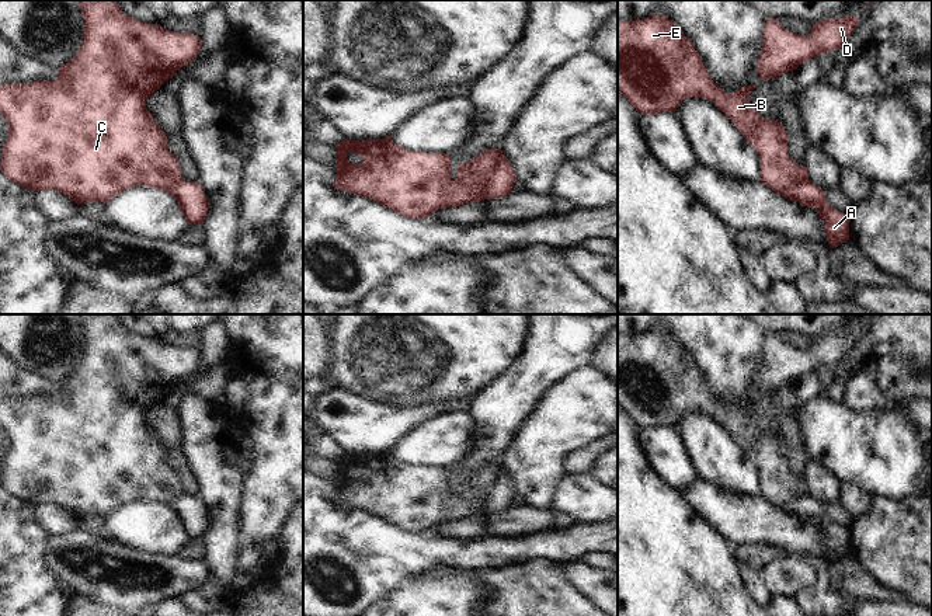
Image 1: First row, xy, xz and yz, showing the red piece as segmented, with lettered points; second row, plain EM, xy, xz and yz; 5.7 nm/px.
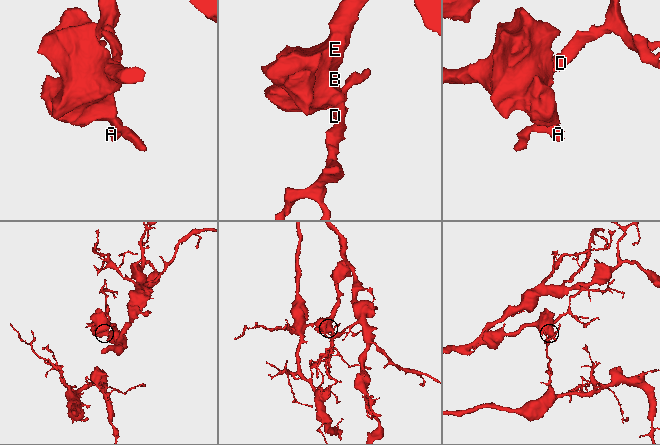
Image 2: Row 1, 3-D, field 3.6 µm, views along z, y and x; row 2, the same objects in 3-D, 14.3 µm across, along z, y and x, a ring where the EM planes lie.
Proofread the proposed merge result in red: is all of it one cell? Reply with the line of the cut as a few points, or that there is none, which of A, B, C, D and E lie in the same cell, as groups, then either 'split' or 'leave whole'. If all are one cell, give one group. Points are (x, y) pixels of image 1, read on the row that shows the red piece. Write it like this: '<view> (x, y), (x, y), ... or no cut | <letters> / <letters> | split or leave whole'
xz (501, 152), (489, 177), (484, 198) | A / B C D E | split

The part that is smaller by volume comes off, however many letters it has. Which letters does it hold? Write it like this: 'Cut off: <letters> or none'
Cut off: A

